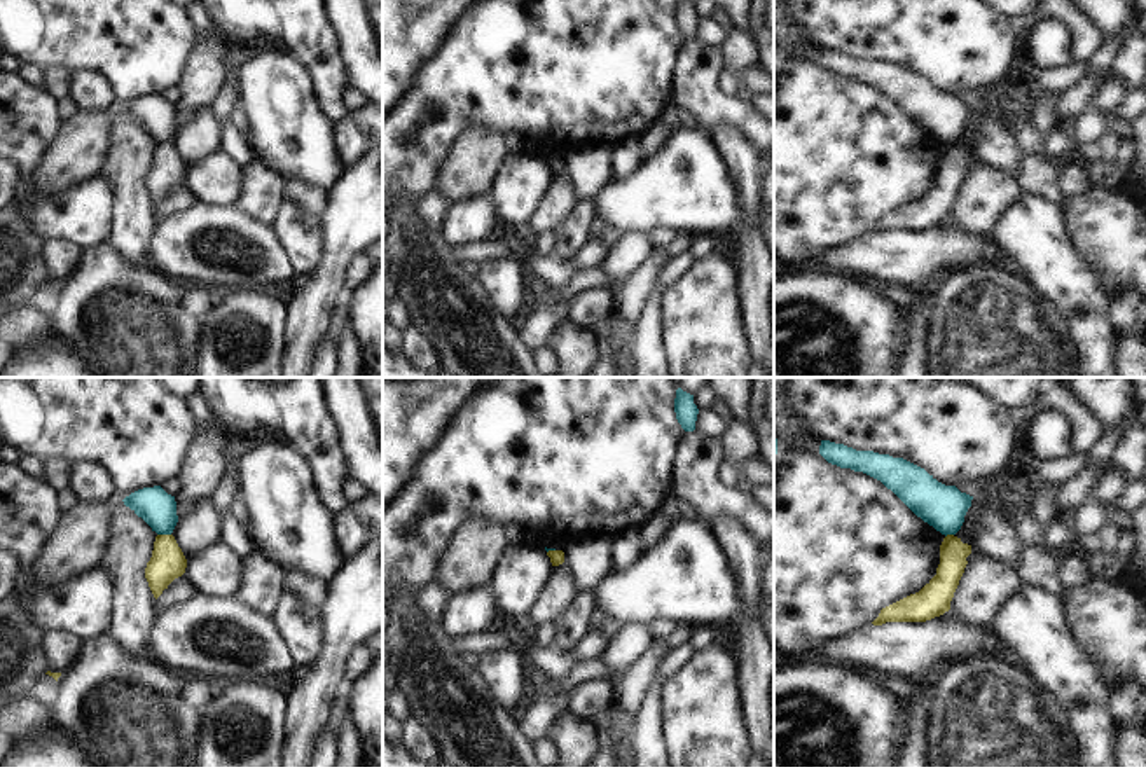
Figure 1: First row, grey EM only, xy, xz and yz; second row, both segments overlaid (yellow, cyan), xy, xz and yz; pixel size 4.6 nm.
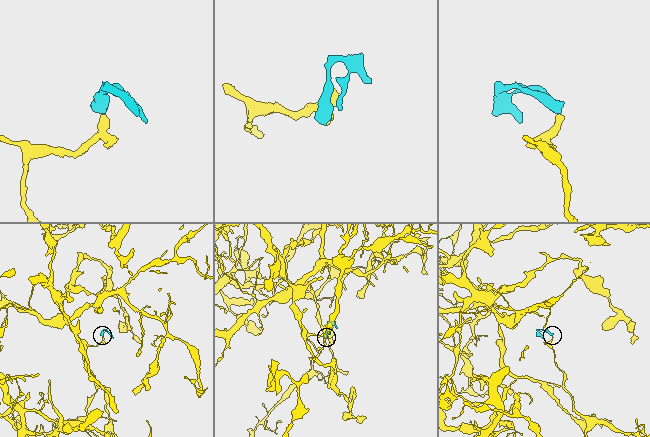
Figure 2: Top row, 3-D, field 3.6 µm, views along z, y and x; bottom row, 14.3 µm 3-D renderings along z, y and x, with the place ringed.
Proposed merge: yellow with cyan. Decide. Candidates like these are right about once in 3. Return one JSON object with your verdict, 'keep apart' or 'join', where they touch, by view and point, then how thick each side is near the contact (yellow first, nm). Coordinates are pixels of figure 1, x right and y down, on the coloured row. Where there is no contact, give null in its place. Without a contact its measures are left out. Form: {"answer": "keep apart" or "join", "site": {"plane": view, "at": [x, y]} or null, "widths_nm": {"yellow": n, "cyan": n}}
{"answer": "keep apart", "site": {"plane": "xy", "at": [165, 535]}, "widths_nm": {"yellow": 160, "cyan": 170}}

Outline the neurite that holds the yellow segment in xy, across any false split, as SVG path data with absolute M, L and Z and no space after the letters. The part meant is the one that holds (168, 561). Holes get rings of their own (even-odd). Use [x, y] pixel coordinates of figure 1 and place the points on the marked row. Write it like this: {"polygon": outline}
{"polygon": "M157 535L152 557L145 568L145 578L157 599L168 585L182 577L187 568L187 559L173 535Z"}

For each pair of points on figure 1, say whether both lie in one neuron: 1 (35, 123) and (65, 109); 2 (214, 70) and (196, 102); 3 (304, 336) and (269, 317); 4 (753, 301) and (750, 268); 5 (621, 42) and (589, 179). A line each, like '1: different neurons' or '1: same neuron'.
1: different neurons
2: same neuron
3: different neurons
4: same neuron
5: different neurons

